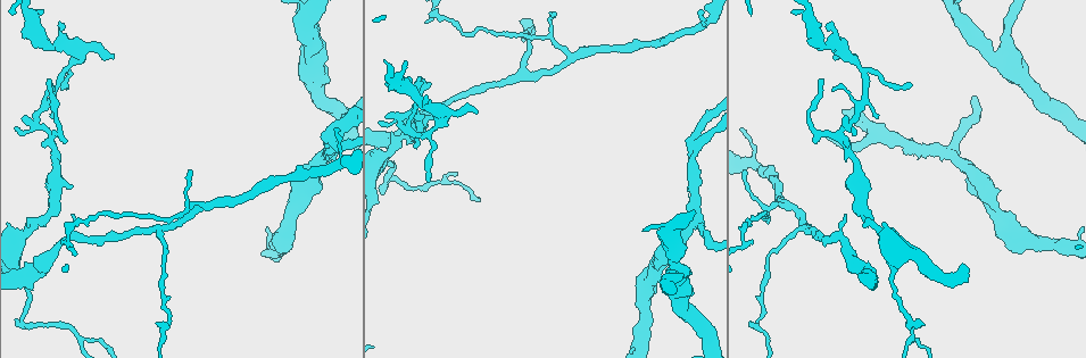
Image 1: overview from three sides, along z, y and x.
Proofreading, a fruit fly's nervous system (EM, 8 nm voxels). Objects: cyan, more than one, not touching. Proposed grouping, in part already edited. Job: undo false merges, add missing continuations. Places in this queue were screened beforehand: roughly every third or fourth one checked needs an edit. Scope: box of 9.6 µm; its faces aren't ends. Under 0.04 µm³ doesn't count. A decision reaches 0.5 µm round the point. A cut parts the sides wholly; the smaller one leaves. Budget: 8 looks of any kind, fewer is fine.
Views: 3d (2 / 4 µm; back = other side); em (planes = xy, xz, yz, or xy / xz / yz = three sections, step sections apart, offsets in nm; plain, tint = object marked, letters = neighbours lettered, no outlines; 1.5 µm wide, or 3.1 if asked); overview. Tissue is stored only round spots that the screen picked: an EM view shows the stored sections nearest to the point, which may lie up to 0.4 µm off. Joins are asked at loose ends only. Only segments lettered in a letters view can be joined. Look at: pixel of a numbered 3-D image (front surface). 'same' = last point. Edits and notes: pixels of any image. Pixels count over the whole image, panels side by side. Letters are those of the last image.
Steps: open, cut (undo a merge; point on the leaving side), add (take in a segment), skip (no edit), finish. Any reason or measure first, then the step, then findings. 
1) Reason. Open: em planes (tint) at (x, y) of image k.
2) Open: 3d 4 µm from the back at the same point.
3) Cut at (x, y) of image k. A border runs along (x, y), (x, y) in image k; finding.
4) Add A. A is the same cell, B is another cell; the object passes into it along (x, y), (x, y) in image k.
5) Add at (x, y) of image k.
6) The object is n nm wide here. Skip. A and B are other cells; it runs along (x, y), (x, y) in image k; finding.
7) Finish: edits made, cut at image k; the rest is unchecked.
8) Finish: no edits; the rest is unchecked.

Free end. Open: em planes (plain) at (477, 112) of image 1.

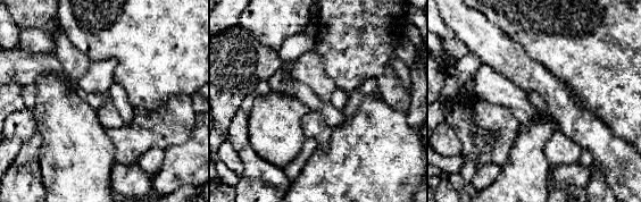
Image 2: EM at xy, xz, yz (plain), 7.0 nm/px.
Open: em planes (letters) at the same point.

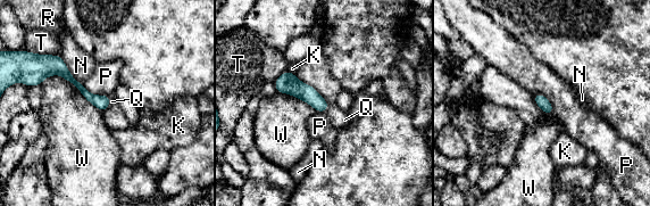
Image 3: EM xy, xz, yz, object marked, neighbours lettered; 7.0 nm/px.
The object is 80 nm wide here. Add Q. Q is the same cell, K, N, P, R, T and W are other cells; the object passes into it along (302, 91), (327, 106), (340, 120) in image 3; it goes on there.

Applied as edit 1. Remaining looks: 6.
Open: em planes (tint) at (678, 270) of image 1.

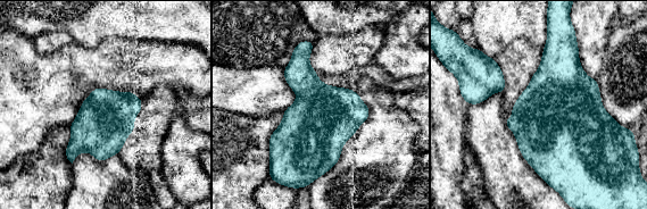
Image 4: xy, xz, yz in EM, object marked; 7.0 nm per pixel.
Open: em planes (letters) at the same point.

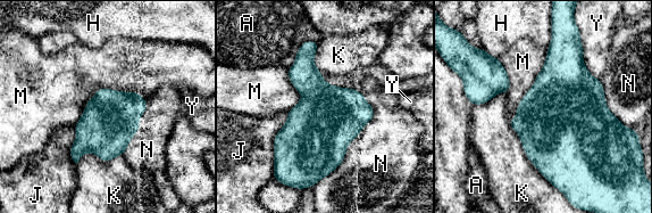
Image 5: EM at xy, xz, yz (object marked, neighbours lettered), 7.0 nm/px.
Skip. A, H, J, K, M, N and Y are other cells; all the same neuron.

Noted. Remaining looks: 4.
Open: overview.

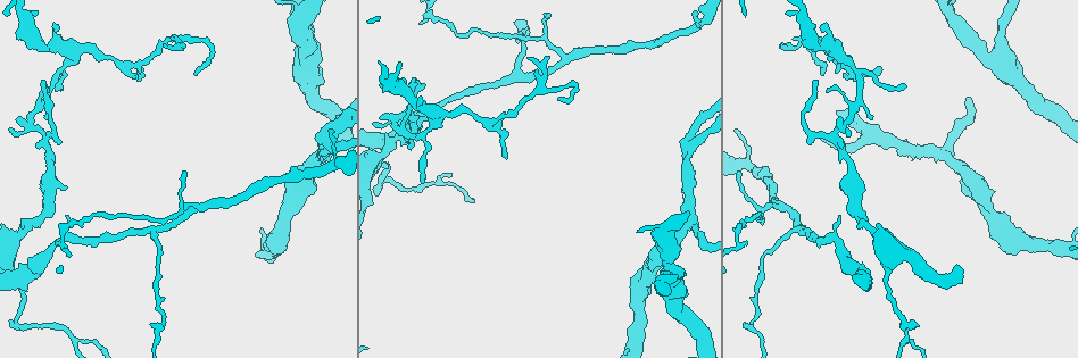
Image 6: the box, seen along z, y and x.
Thick turns thin. Open: 3d 4 µm at (863, 221) of image 6.

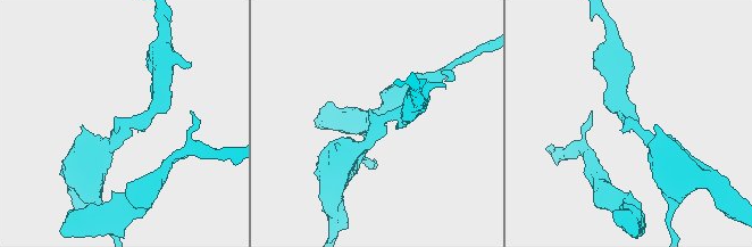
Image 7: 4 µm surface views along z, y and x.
The arms are 300, 360 nm wide; need the tissue. Open: em xz step 8 (tint) at (382, 121) of image 7.

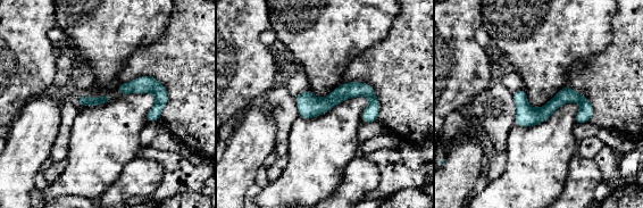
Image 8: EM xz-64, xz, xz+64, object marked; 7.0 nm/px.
Cut it another way. Open: em planes (letters) at the same point.

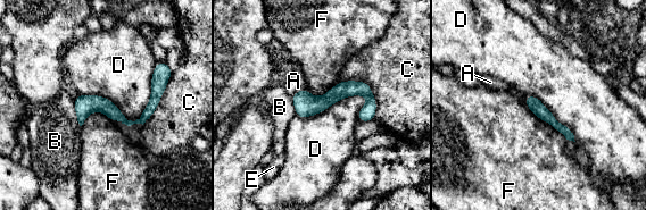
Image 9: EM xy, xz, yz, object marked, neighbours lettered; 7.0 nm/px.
The object is 100 nm wide here. Skip. A, B, C, D, E and F are other cells; a border runs along (157, 62), (134, 120), (76, 94) in image 9; one neuron here.

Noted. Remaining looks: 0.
Finish: edits made, add at image 3; the rest is unchecked.

